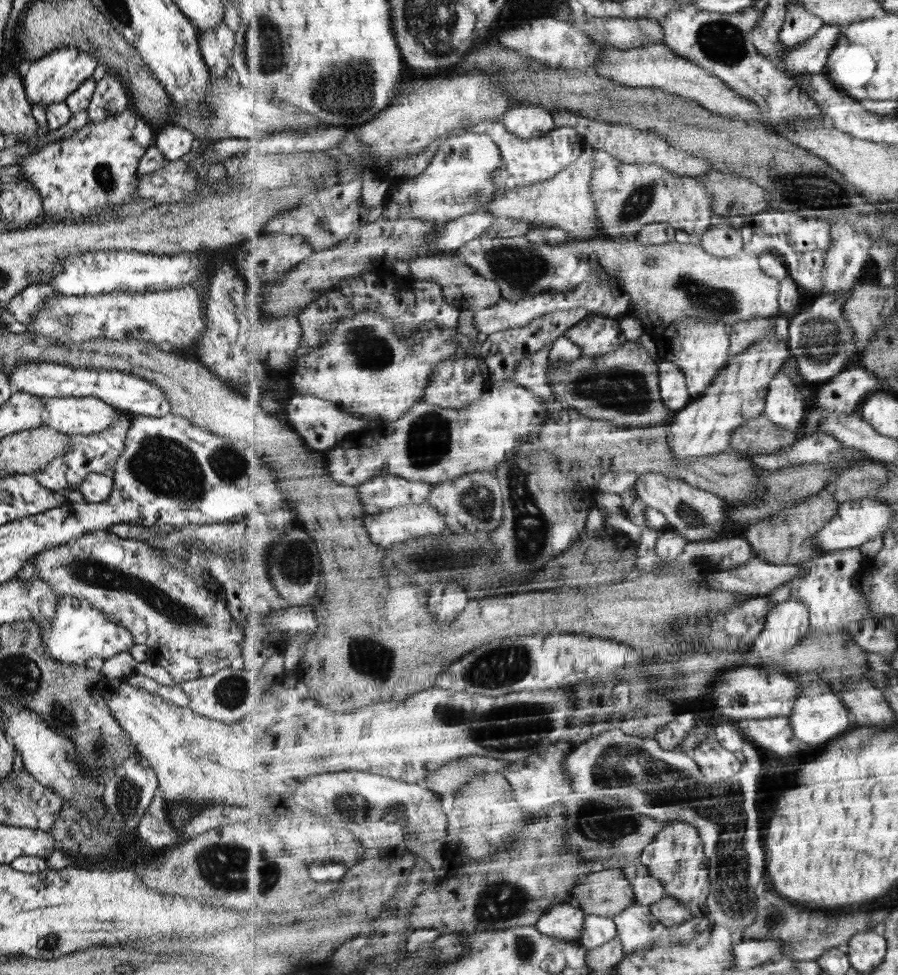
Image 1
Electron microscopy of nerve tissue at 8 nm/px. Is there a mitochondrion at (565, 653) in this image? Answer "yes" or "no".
no

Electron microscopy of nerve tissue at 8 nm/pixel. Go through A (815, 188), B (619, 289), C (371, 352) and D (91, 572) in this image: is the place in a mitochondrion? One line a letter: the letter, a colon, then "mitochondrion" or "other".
A: mitochondrion
B: other
C: mitochondrion
D: mitochondrion

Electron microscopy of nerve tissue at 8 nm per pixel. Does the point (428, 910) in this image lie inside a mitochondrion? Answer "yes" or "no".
no

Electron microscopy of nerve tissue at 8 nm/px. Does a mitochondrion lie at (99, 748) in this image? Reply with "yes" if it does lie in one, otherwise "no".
yes

